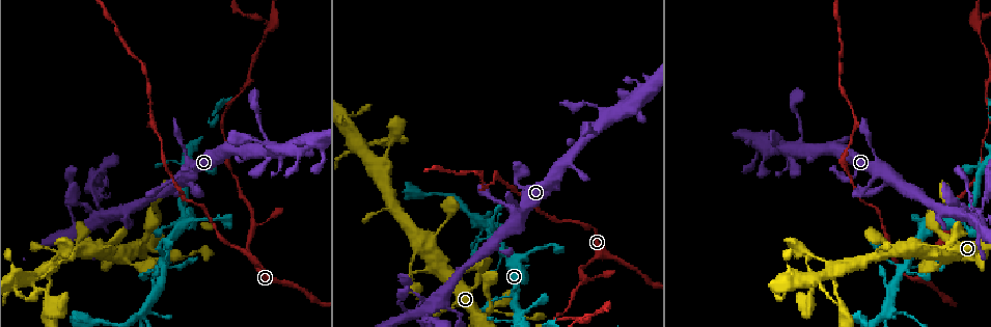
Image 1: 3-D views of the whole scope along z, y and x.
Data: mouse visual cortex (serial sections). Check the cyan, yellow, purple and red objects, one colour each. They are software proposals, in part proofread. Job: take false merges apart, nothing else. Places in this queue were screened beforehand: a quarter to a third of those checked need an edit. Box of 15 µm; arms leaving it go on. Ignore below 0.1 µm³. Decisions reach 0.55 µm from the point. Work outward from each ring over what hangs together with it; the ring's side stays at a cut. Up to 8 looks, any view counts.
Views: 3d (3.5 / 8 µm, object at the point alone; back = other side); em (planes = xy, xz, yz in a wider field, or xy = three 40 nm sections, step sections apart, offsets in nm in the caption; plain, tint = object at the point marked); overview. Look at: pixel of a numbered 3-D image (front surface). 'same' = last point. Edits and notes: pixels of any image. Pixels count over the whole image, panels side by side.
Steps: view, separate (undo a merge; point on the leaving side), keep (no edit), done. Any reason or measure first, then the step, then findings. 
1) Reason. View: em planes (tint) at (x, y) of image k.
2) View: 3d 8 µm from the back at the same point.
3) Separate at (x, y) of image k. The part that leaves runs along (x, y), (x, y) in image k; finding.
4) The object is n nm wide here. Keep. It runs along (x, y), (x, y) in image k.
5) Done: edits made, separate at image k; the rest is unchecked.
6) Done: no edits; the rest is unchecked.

Sudden change in width. View: 3d 3.5 µm at (252, 224) of image 1.

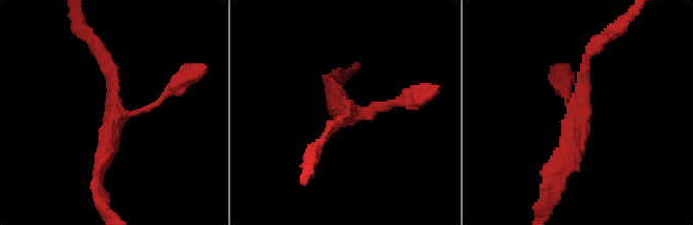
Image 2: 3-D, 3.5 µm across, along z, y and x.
View: em xy step 5 (tint) at (577, 106) of image 2.

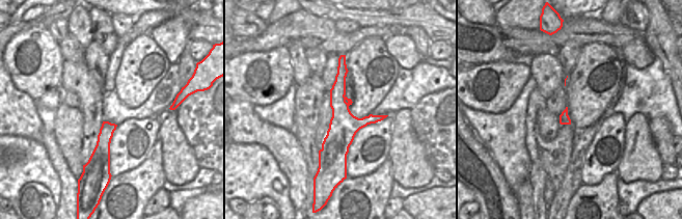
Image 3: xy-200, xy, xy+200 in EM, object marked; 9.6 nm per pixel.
Cut it another way. View: em xy step 1 (tint) at the same point.

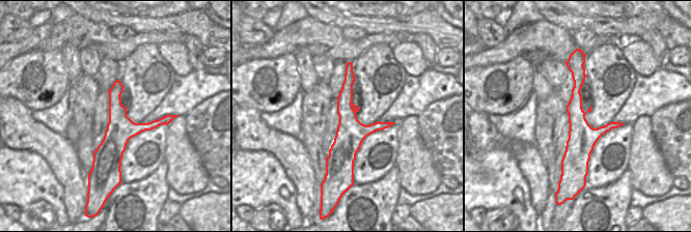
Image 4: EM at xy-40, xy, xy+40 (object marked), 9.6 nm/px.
Keep. It runs along (573, 62), (579, 164), (585, 170) in image 4; one cell here.

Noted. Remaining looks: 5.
Side arm on a straight run. View: 3d 8 µm at (601, 310) of image 1.

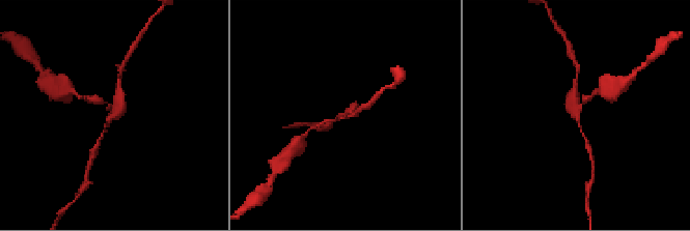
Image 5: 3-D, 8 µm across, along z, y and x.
View: 3d 3.5 µm from the back at (347, 112) of image 5.

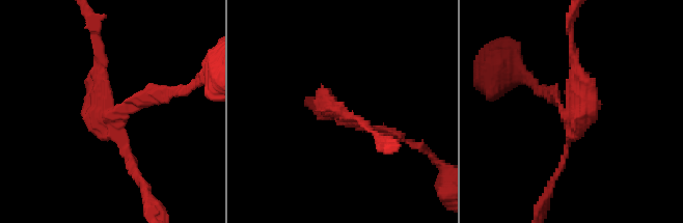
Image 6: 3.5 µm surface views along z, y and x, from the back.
3 arms meet here; the arms are 100, 150, 250 nm wide; now the EM. View: em xy step 2 (tint) at (572, 129) of image 6.

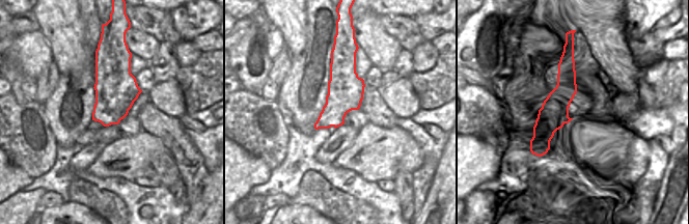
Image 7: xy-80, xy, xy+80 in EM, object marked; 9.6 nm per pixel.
Separate at (167, 91) of image 6. The part that leaves runs along (126, 108), (180, 92), (209, 66) in image 6; a second cell is stuck on.

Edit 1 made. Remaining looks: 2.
Done: edits made, separate at image 6; the rest is unchecked.

